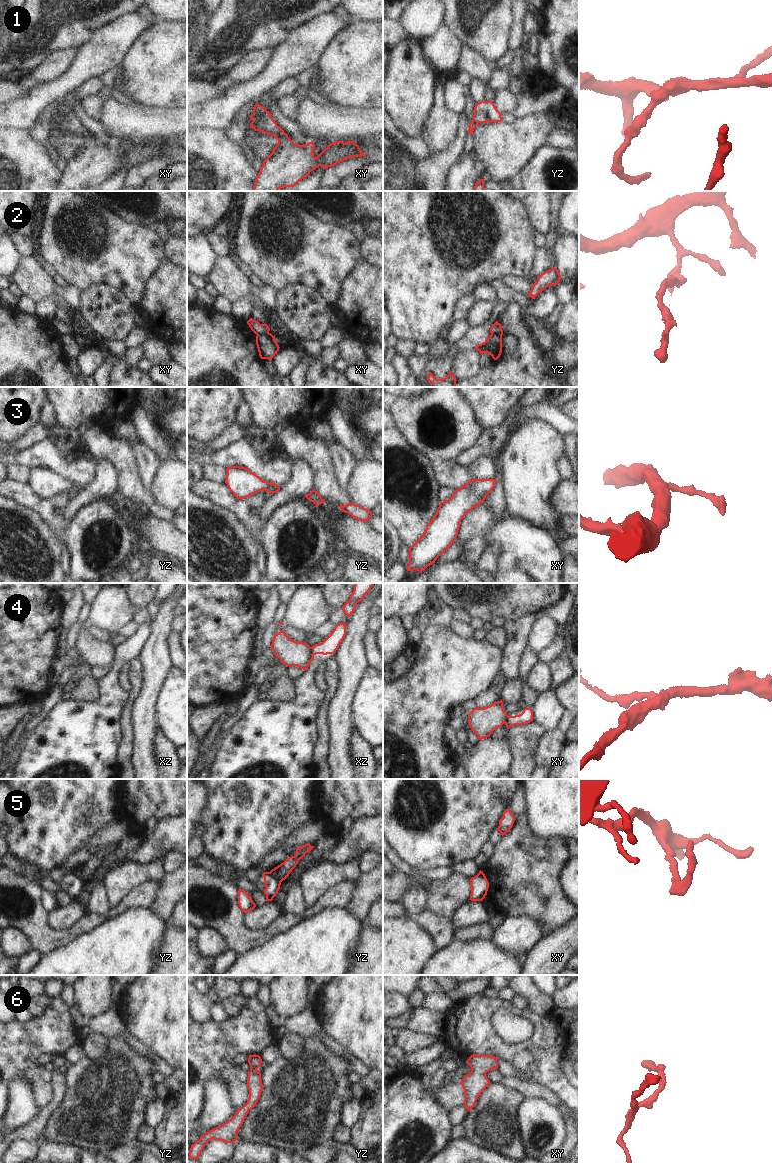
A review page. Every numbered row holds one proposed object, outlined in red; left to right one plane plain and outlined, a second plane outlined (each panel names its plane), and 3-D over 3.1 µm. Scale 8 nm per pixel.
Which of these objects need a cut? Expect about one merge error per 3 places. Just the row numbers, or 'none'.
2, 4, 5

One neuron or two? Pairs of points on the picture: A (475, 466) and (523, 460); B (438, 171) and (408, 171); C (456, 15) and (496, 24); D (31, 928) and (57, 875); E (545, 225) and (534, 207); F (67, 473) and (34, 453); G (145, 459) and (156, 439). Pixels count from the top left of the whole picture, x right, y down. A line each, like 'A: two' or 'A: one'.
A: two
B: two
C: one
D: two
E: one
F: one
G: two

